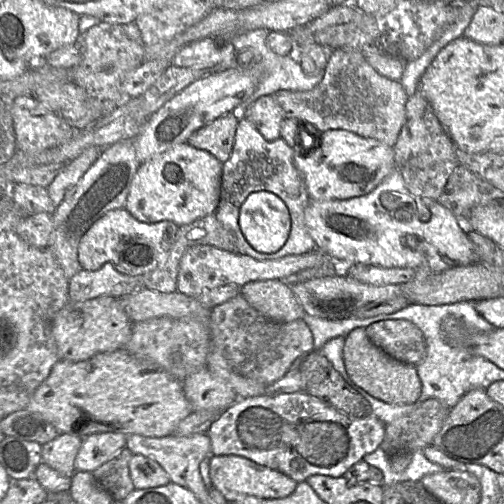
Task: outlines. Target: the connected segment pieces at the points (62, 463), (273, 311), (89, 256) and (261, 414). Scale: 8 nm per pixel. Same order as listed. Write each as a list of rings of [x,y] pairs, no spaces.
[[[59,433],[55,439],[42,445],[42,462],[57,472],[72,477],[75,472],[75,458],[83,438]]]
[[[281,280],[248,282],[240,287],[240,294],[253,308],[275,322],[303,319],[305,314],[289,285]]]
[[[125,208],[110,210],[82,236],[78,245],[78,261],[82,270],[96,271],[105,263],[110,263],[122,274],[141,277],[163,262],[178,229],[179,226],[171,221],[140,222]]]
[[[299,391],[278,396],[259,395],[239,398],[222,411],[218,419],[211,424],[207,435],[211,442],[212,455],[241,456],[279,471],[299,483],[313,475],[343,477],[354,464],[381,447],[386,425],[375,415],[350,418],[306,391]]]

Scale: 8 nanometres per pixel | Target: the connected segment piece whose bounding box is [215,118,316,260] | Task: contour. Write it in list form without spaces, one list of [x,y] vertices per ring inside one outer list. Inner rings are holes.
[[[241,118],[236,129],[235,140],[230,158],[223,163],[221,176],[220,200],[216,218],[235,239],[237,252],[257,260],[273,260],[288,255],[312,251],[316,244],[309,234],[305,221],[305,208],[310,202],[308,190],[302,173],[293,161],[294,149],[283,139],[268,141],[257,130],[255,125]],[[268,191],[283,200],[291,217],[291,230],[286,243],[276,252],[262,253],[255,250],[246,240],[239,225],[240,207],[252,193]]]

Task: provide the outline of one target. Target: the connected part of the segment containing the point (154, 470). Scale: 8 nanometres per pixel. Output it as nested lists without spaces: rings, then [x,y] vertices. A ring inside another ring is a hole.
[[[133,454],[129,462],[130,478],[135,489],[165,486],[170,478],[164,469],[154,460]]]

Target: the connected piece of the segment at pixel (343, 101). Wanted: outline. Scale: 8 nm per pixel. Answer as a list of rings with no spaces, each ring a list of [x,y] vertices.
[[[363,49],[333,50],[324,77],[309,91],[280,91],[274,94],[287,119],[306,121],[321,132],[347,130],[394,146],[406,120],[408,95],[399,81],[380,75],[367,61]]]

